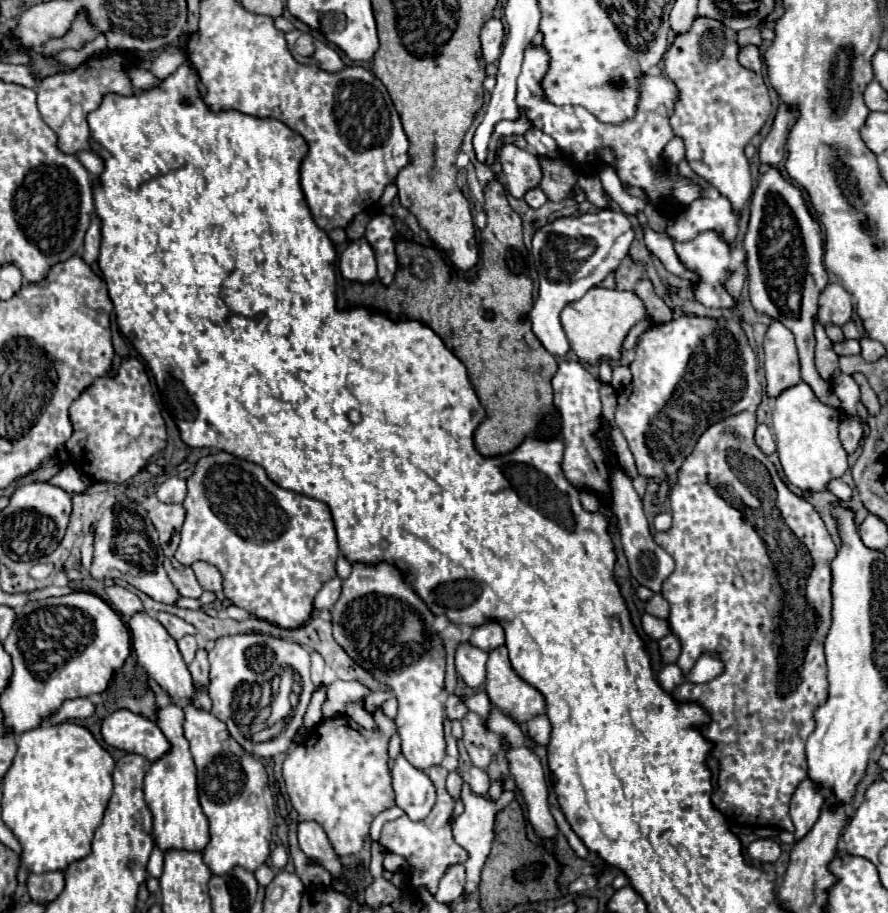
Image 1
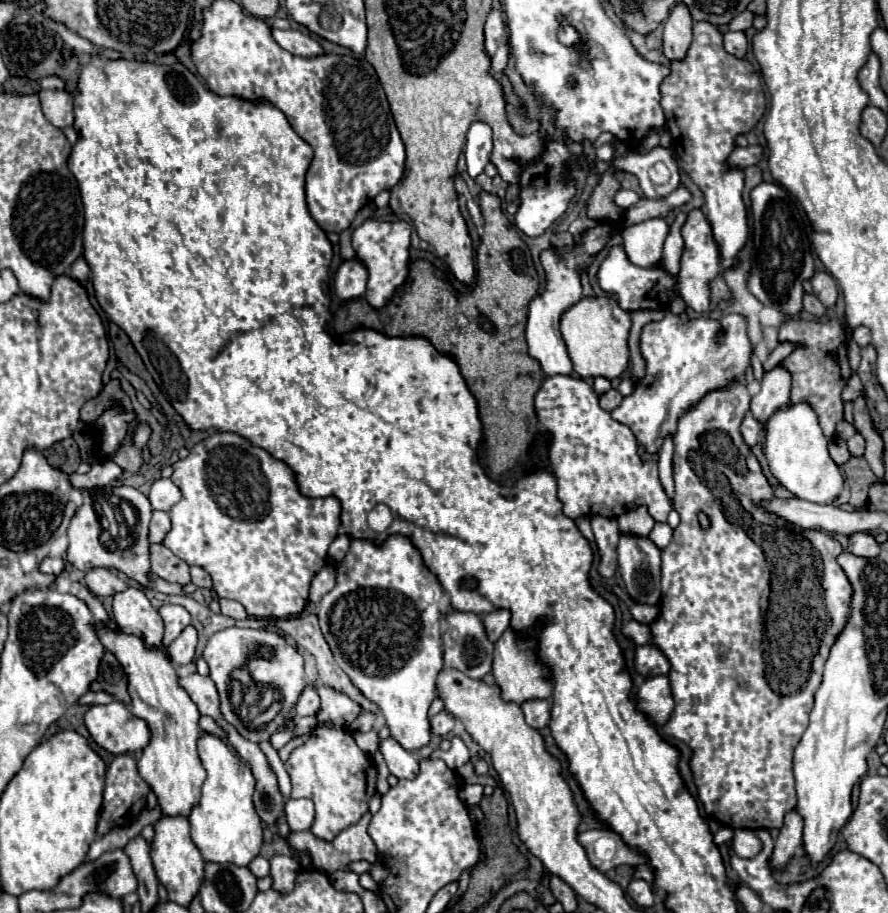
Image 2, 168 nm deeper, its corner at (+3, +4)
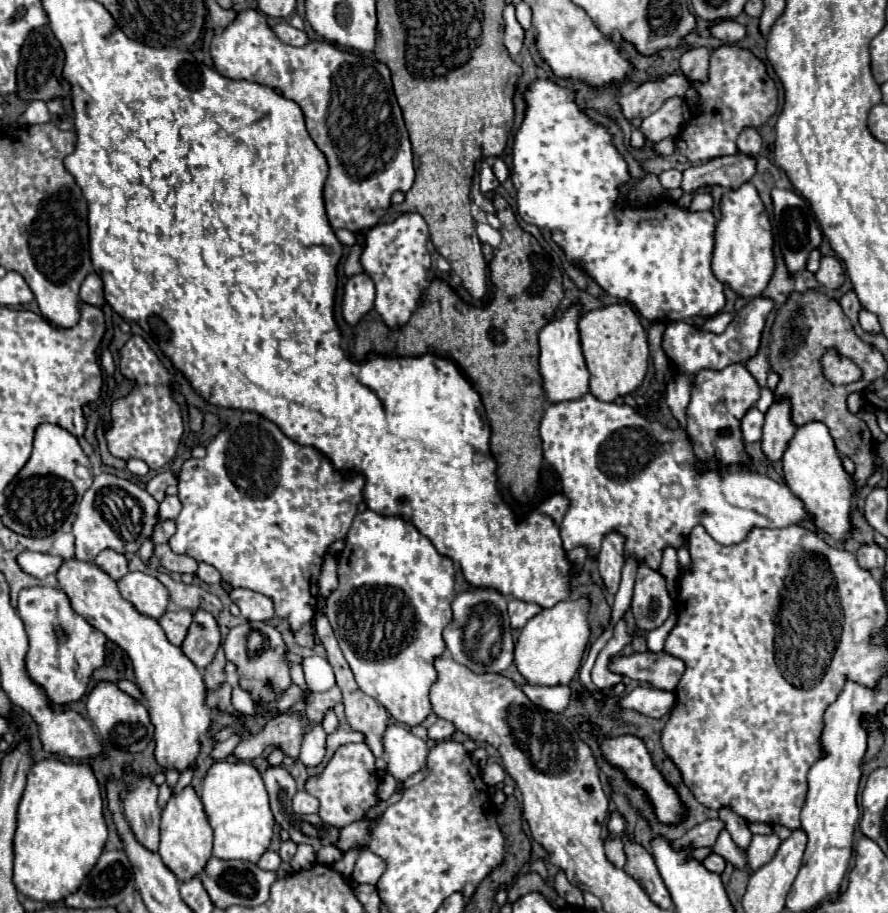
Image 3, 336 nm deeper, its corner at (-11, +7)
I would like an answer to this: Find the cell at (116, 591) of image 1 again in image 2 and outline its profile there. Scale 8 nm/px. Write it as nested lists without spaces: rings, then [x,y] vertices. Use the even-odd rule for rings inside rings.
[[[95,568],[93,572],[87,572],[85,582],[95,596],[113,596],[127,588],[127,584],[107,568]]]

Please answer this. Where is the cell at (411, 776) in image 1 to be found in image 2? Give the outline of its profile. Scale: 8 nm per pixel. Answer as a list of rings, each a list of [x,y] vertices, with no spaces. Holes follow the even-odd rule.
[[[393,738],[381,740],[379,748],[385,756],[385,762],[387,762],[391,774],[395,774],[397,778],[409,778],[409,780],[417,778],[417,772],[419,772],[417,758],[411,752],[407,752],[405,748],[401,748],[401,744],[397,744],[397,740],[393,740]]]

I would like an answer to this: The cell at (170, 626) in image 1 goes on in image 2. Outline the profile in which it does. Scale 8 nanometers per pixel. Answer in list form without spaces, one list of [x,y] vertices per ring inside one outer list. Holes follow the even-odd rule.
[[[161,606],[159,614],[165,622],[165,646],[169,646],[189,624],[191,624],[191,616],[185,608],[181,606]]]

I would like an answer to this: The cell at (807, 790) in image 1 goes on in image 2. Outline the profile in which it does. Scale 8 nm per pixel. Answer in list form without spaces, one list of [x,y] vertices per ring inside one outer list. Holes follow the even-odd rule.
[[[791,810],[785,814],[785,824],[781,828],[779,838],[775,840],[775,850],[771,858],[771,866],[781,868],[789,862],[789,858],[795,854],[795,850],[801,846],[801,832],[803,832],[803,820],[797,810]]]

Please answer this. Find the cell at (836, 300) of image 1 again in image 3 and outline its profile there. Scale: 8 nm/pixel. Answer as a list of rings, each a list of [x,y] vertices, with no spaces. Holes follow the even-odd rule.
[[[823,255],[823,257],[821,257],[821,265],[819,265],[815,277],[817,277],[817,281],[819,281],[825,289],[833,291],[833,289],[837,289],[837,287],[843,285],[843,281],[845,281],[845,271],[843,271],[843,265],[841,265],[841,261],[839,261],[837,257]]]

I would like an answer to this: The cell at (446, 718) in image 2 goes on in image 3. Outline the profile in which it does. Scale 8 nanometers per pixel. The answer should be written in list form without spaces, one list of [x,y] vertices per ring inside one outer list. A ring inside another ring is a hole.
[[[437,719],[437,723],[429,727],[429,739],[431,741],[445,741],[445,739],[453,737],[453,733],[455,733],[455,727],[443,719]]]

